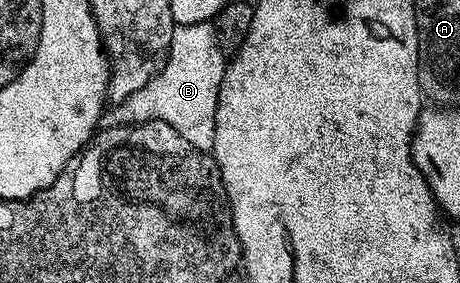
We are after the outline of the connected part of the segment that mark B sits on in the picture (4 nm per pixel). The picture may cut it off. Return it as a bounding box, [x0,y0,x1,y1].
[105,22,227,152]

